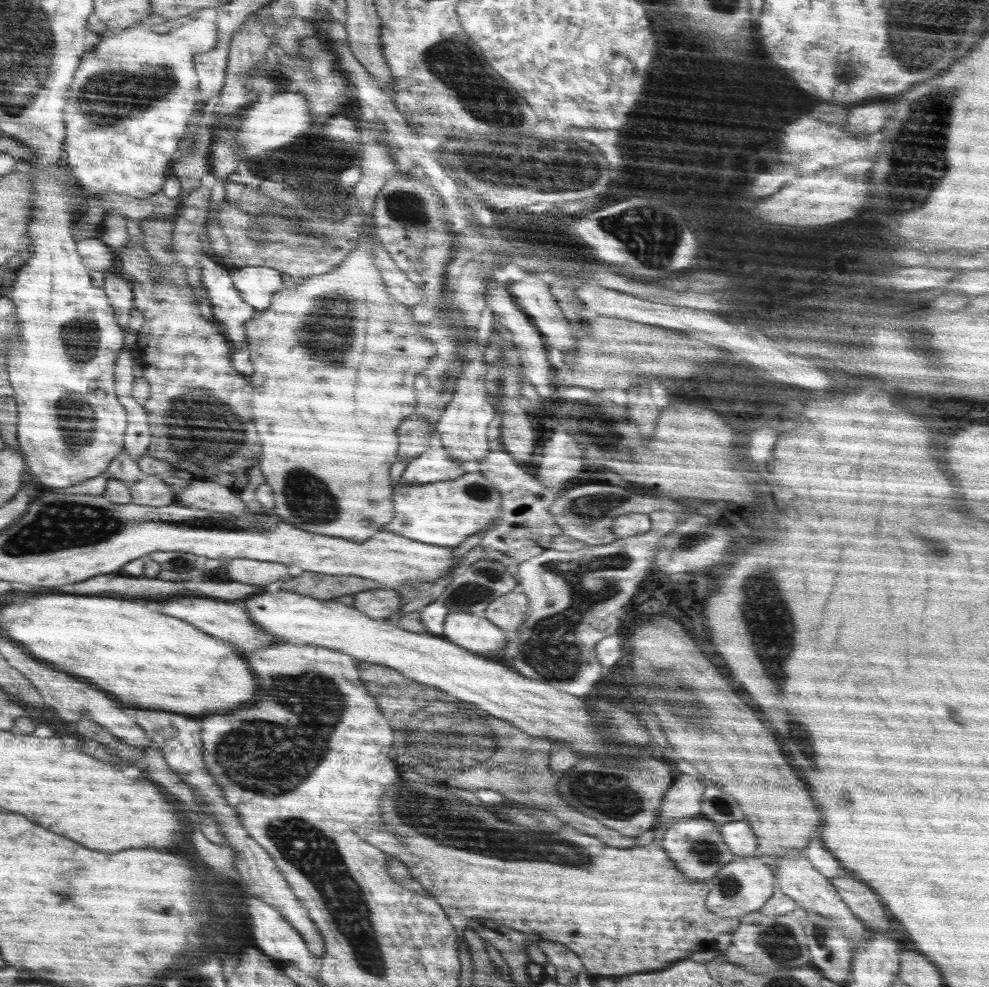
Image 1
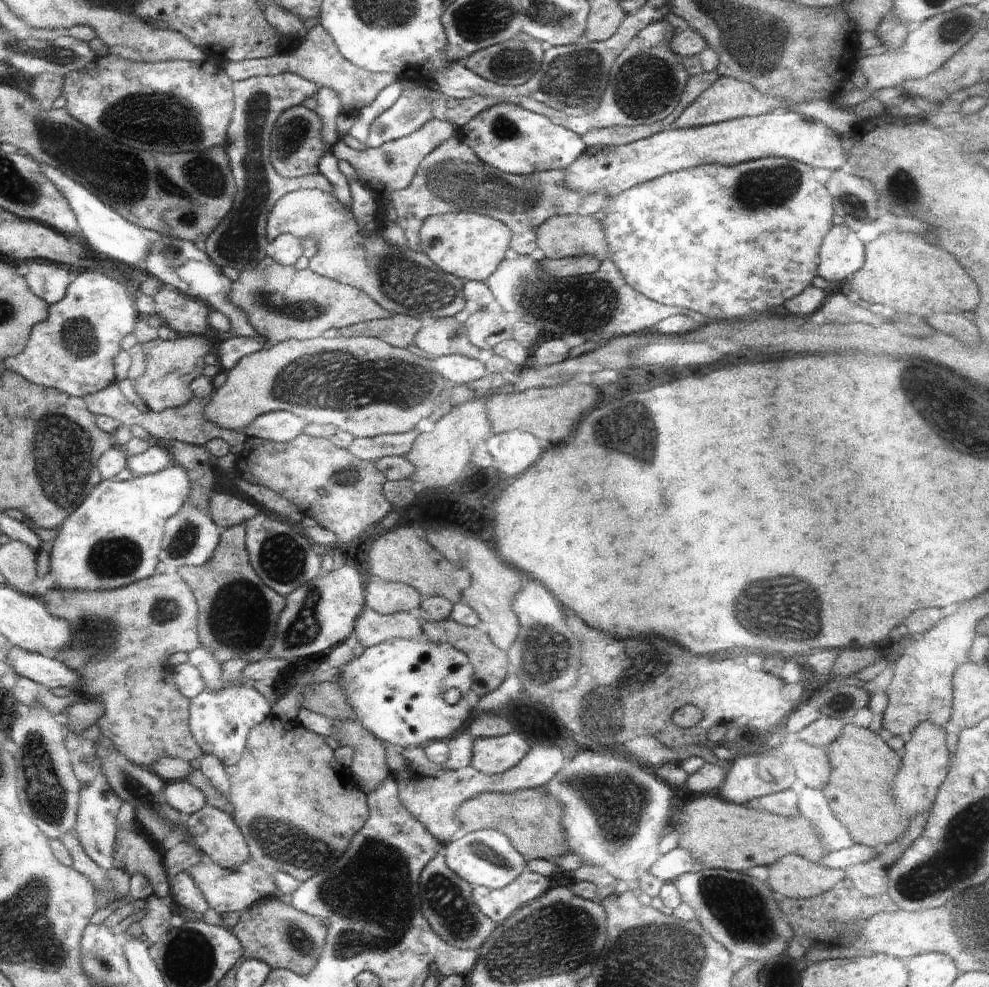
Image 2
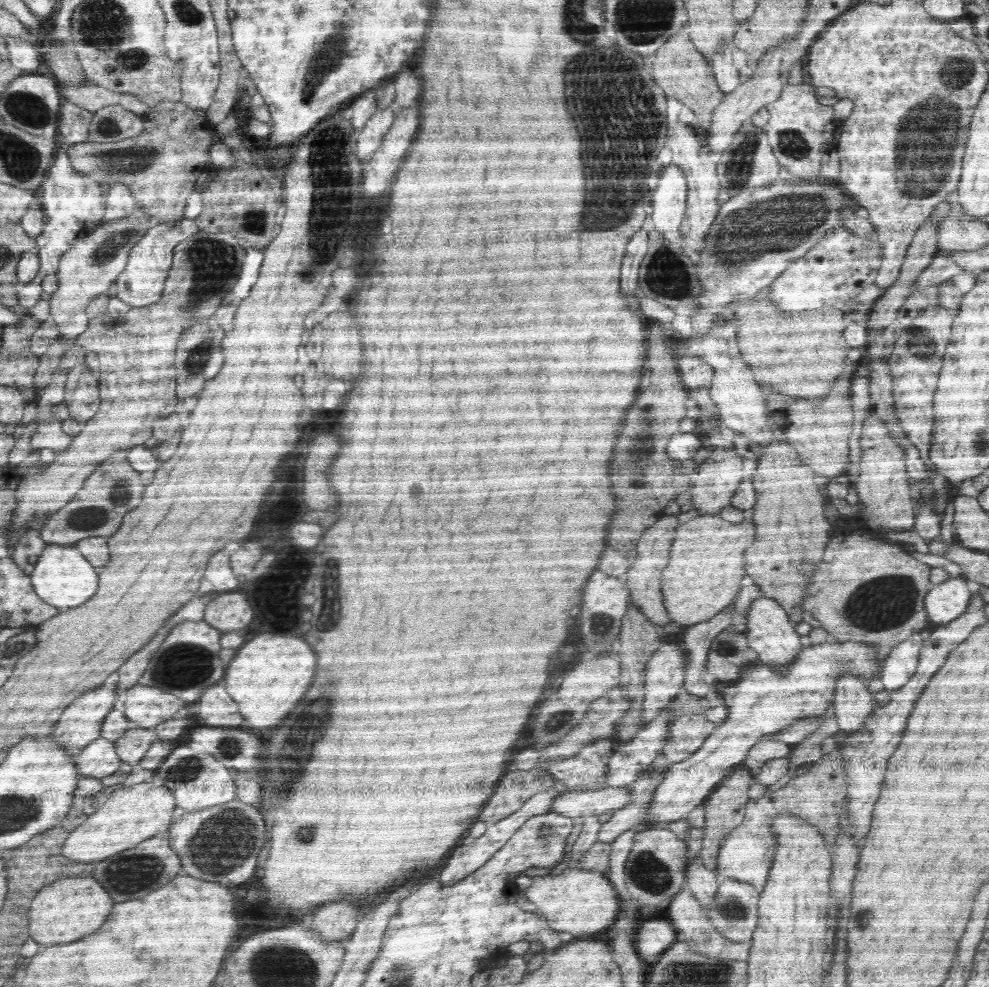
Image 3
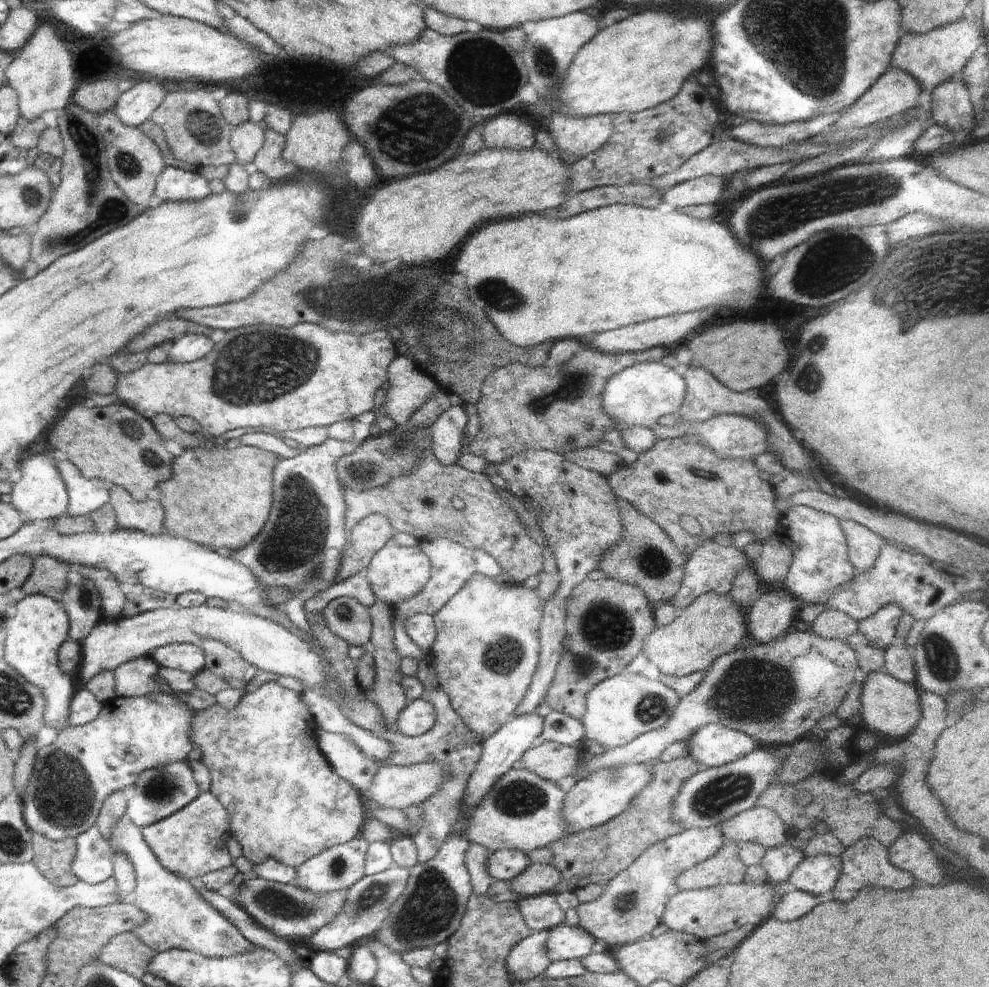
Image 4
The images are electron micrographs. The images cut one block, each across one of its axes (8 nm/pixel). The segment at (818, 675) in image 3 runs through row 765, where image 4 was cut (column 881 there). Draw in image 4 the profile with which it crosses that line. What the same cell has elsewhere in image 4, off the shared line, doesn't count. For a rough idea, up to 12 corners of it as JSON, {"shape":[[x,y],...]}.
{"shape":[[884,669],[865,675],[862,724],[885,742],[922,718],[917,686]]}

